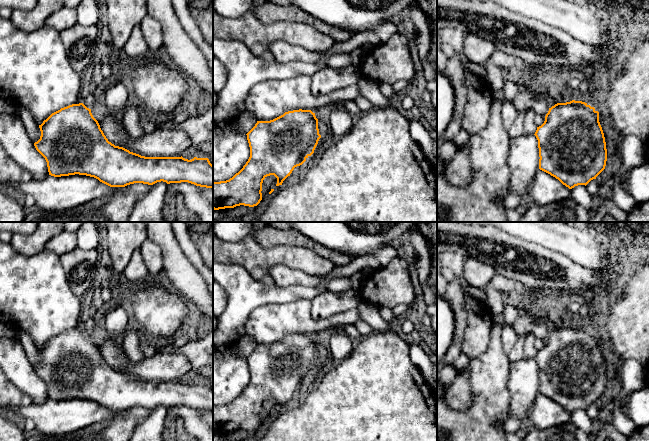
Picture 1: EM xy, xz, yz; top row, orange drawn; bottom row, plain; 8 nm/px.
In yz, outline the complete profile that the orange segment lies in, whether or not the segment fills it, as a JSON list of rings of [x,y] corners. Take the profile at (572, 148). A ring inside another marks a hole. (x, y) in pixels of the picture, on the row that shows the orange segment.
[[[572,100],[549,108],[544,123],[534,134],[538,140],[539,169],[558,179],[569,189],[587,185],[605,169],[606,142],[599,112],[585,102]]]

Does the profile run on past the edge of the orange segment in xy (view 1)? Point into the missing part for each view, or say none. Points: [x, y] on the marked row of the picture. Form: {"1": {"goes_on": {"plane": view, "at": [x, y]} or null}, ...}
{"1": {"goes_on": null}}

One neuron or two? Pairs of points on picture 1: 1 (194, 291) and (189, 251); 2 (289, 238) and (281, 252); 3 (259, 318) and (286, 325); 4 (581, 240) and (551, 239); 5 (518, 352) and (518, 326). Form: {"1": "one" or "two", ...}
{"1": "two", "2": "two", "3": "one", "4": "one", "5": "two"}

